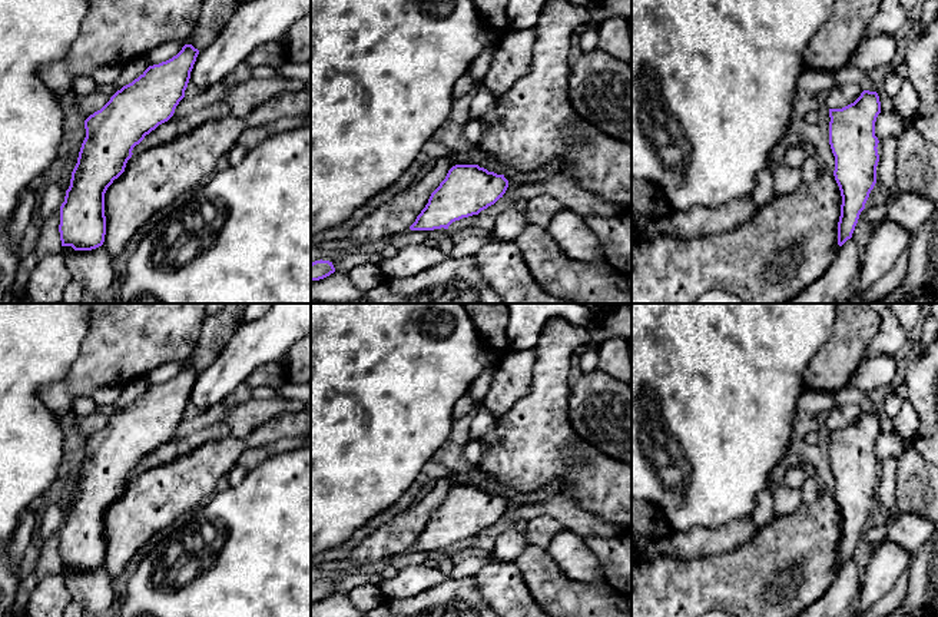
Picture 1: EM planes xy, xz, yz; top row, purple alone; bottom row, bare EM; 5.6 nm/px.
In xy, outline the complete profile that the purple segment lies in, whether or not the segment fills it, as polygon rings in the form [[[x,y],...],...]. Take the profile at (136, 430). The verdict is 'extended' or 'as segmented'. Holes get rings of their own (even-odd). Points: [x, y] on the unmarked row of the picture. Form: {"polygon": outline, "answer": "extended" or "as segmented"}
{"polygon": [[[185,365],[172,379],[149,387],[84,441],[86,458],[60,527],[62,567],[92,571],[106,555],[105,514],[146,455],[168,442],[185,418],[199,371]]], "answer": "as segmented"}

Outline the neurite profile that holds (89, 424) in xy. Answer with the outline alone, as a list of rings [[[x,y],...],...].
[[[145,378],[137,379],[135,384],[125,385],[120,397],[115,404],[99,405],[95,412],[84,417],[79,417],[76,419],[76,431],[79,431],[80,435],[93,435],[95,432],[100,431],[117,411],[143,395],[148,388],[149,387]]]

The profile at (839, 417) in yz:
[[[859,404],[835,405],[825,419],[825,425],[829,429],[842,429],[854,424],[862,412],[864,409]]]

